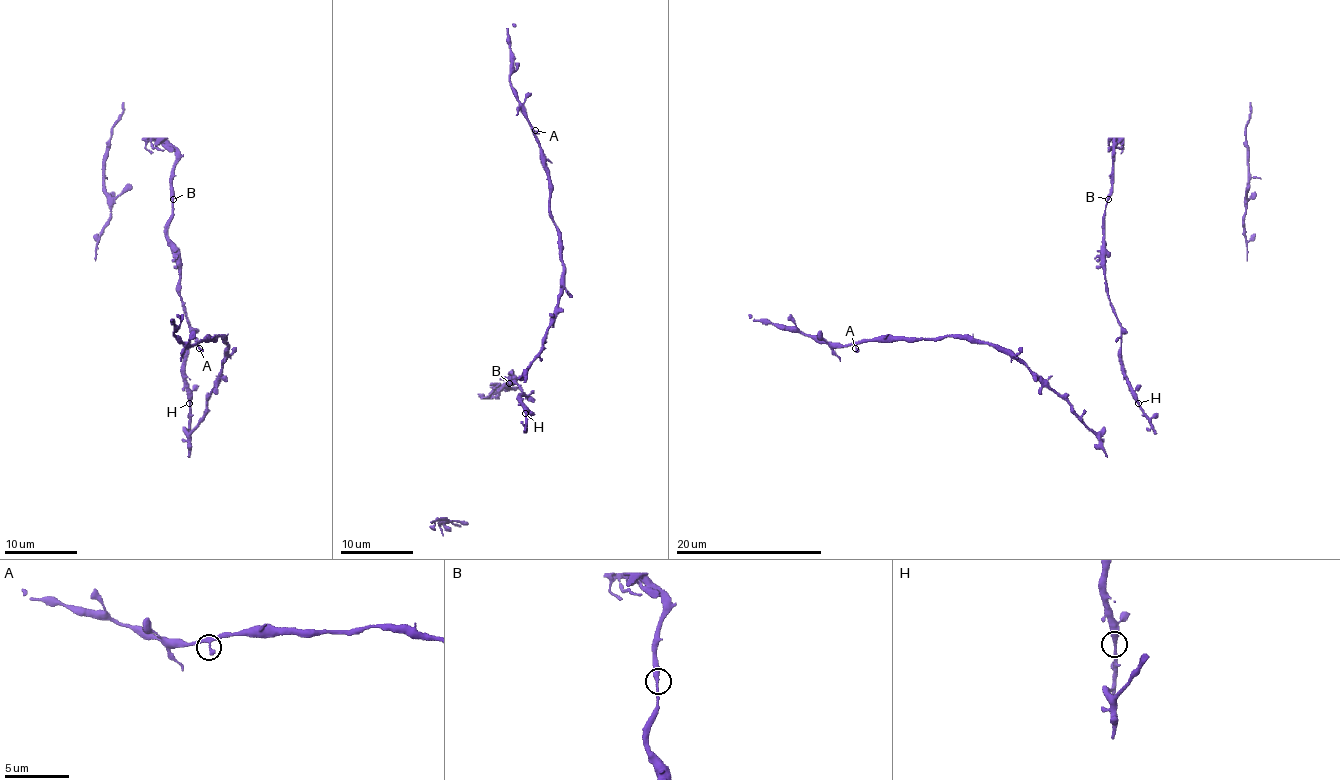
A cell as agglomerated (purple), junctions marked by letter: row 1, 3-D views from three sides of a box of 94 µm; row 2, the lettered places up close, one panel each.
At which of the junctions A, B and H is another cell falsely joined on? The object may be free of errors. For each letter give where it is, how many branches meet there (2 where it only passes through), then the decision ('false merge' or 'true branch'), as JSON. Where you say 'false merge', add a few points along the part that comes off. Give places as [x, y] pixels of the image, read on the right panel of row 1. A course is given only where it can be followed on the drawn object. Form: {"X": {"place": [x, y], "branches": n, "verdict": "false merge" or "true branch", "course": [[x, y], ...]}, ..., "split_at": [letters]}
{"A": {"place": [855, 348], "branches": 2, "verdict": "true branch"}, "B": {"place": [1108, 199], "branches": 2, "verdict": "true branch"}, "H": {"place": [1138, 403], "branches": 2, "verdict": "true branch"}, "split_at": []}

